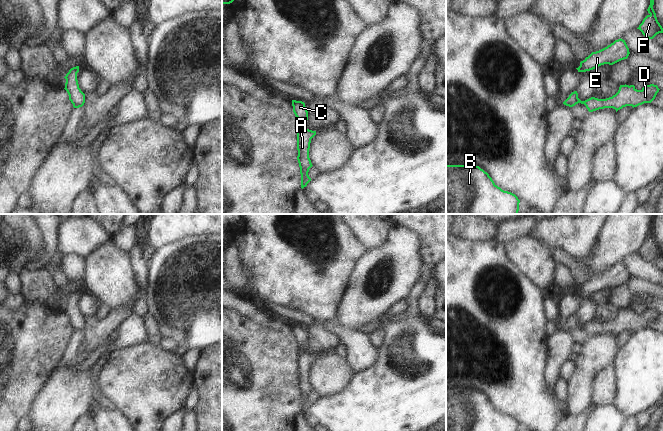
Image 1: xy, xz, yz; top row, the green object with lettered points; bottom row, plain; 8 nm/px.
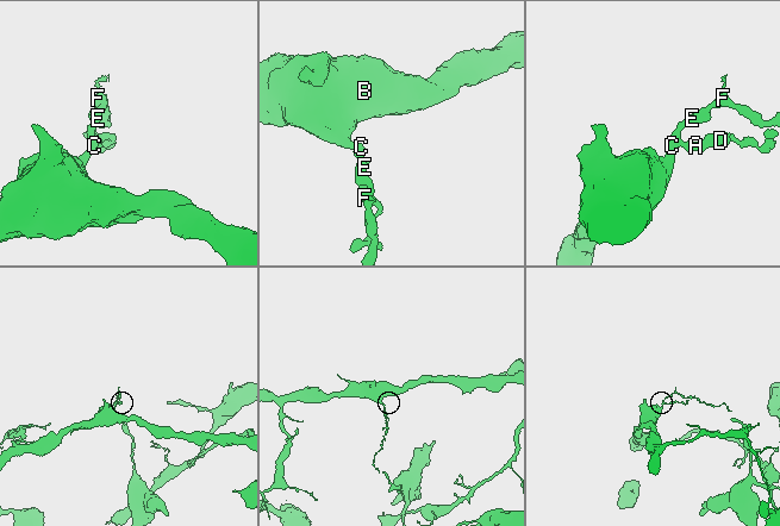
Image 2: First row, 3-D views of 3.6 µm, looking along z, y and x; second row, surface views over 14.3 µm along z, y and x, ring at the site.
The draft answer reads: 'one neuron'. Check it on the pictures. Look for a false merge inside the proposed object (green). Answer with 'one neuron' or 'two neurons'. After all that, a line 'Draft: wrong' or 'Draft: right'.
one neuron
Draft: right

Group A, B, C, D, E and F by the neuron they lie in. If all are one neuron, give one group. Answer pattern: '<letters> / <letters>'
A B C D E F

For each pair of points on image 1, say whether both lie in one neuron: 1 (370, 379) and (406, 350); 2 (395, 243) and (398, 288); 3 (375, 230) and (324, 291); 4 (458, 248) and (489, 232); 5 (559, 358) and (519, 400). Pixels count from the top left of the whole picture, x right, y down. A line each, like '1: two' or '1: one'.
1: one
2: one
3: two
4: two
5: two

